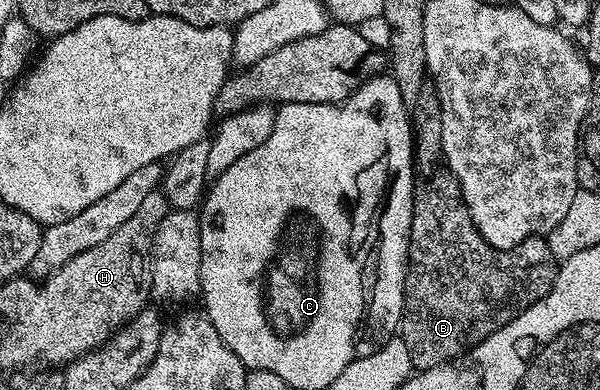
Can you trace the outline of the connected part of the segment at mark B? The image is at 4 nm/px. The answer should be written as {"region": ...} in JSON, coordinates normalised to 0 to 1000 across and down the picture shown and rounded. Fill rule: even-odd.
{"region":[[[750,441],[733,444],[718,449],[713,510],[702,528],[698,521],[690,549],[680,690],[673,708],[673,790],[663,849],[677,892],[683,892],[688,941],[700,954],[780,905],[788,887],[855,826],[865,805],[877,800],[877,790],[915,754],[930,690],[930,664],[917,646],[913,613],[907,605],[878,610],[848,641],[823,636],[797,595],[767,497],[763,462]]]}

